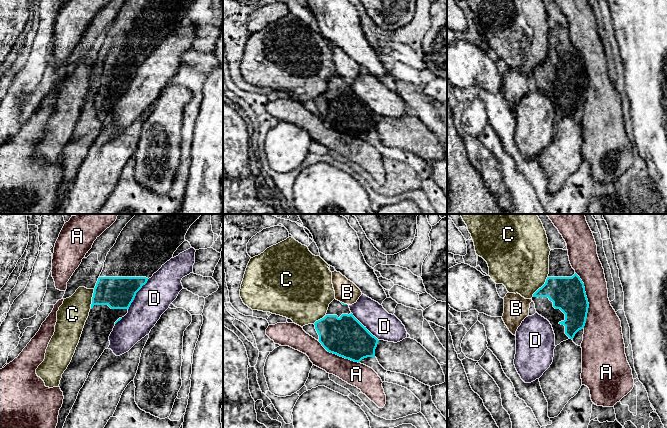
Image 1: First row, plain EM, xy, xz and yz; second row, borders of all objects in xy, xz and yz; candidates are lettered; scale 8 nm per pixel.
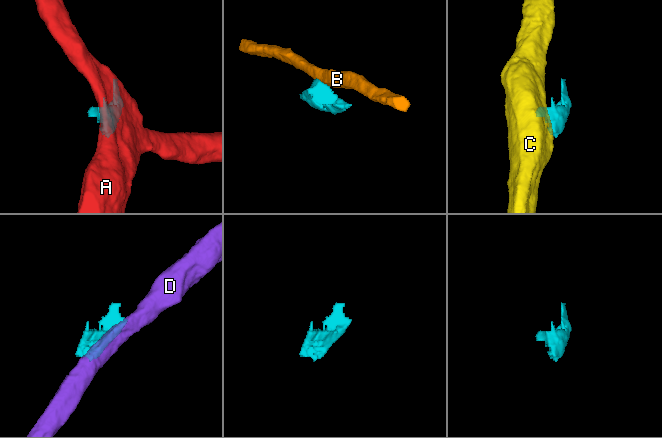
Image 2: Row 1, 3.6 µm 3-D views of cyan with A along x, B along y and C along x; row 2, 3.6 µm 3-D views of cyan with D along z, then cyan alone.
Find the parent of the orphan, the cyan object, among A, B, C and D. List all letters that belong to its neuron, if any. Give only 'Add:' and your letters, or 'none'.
Add: none

